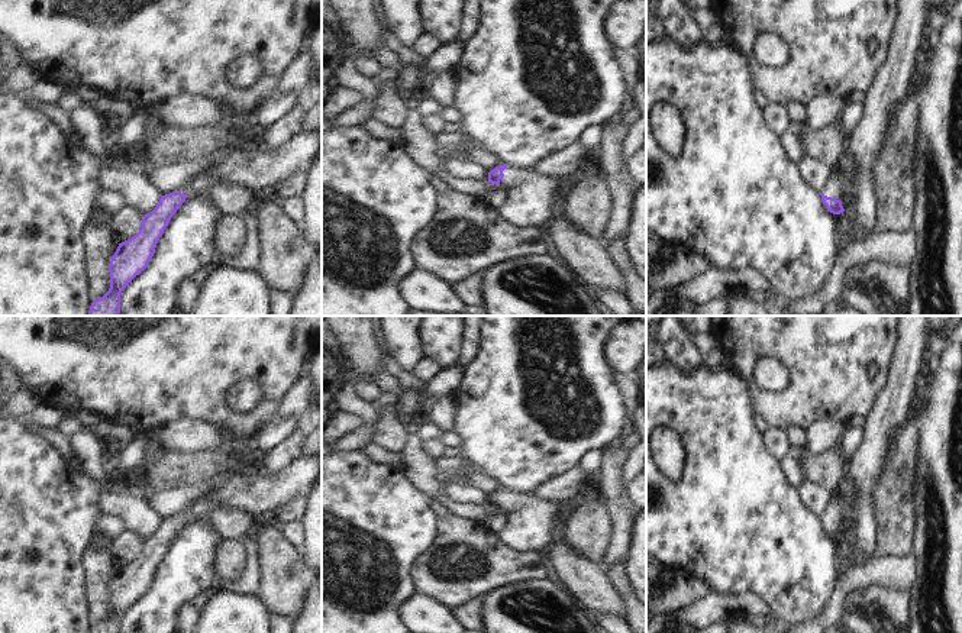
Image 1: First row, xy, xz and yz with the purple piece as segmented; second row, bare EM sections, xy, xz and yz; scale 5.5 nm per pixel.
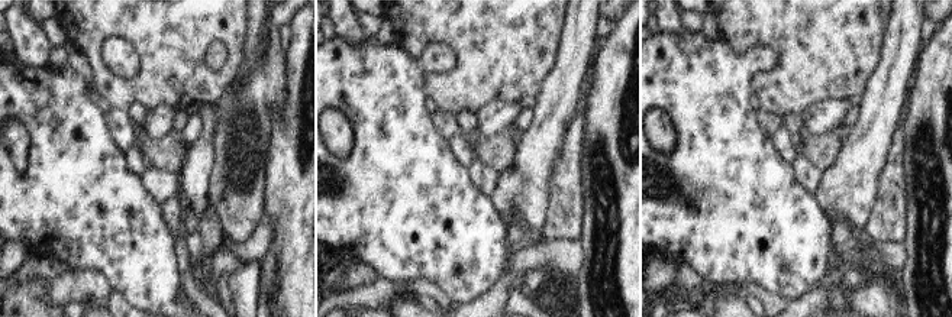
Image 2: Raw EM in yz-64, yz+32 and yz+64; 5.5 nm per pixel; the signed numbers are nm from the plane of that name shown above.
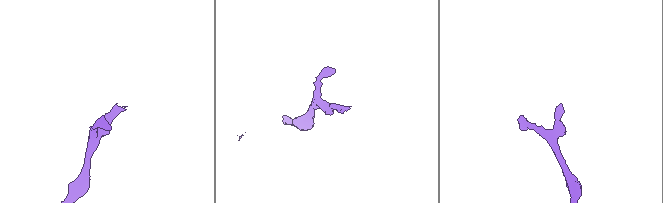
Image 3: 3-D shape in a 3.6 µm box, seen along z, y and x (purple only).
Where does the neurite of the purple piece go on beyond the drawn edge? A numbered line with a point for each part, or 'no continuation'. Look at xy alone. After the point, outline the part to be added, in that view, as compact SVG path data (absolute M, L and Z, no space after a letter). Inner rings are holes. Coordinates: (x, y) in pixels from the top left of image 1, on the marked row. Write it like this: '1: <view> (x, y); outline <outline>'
1: xy (260, 170); outline M322 127L297 133L285 145L269 151L262 145L248 145L212 164L181 194L206 194L216 181L240 184L256 196L272 193L287 177L307 172L322 155Z

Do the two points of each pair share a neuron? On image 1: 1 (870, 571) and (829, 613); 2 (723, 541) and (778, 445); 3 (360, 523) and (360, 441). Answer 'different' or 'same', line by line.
1: same
2: different
3: different

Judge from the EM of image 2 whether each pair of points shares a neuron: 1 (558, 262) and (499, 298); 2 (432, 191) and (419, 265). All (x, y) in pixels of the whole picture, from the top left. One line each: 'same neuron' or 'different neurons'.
1: same neuron
2: same neuron

